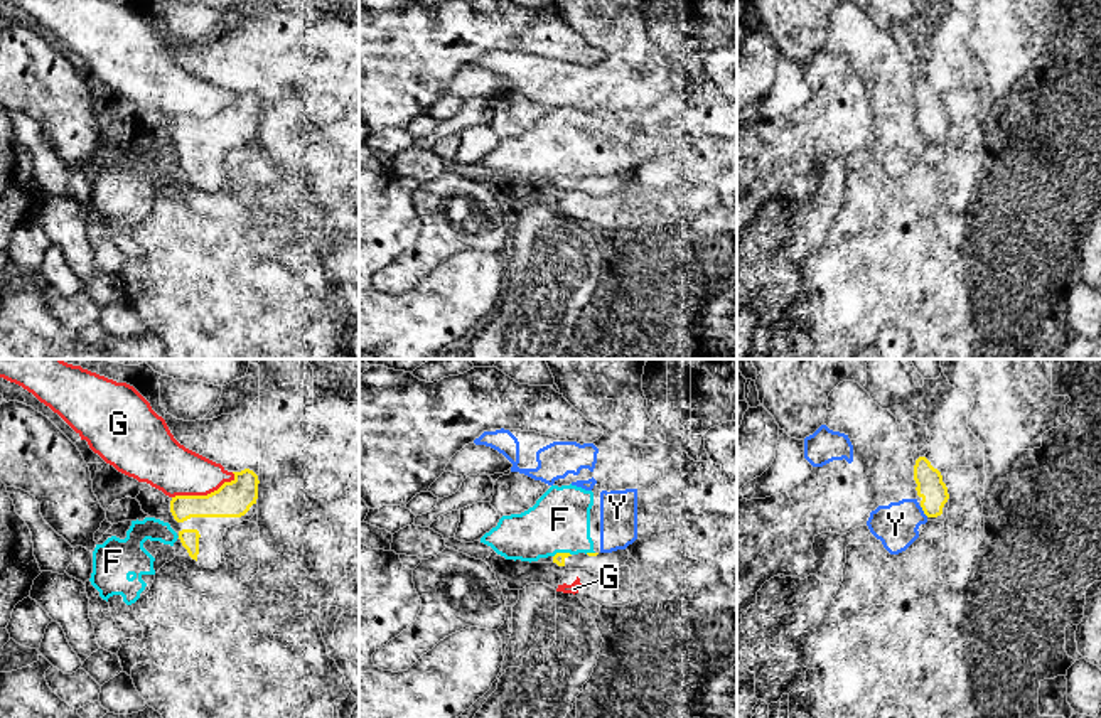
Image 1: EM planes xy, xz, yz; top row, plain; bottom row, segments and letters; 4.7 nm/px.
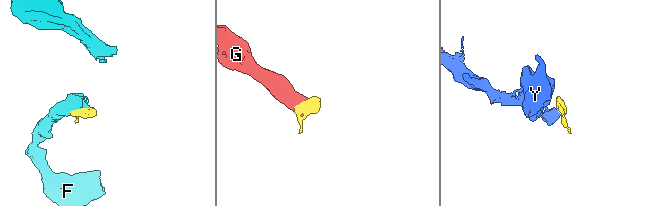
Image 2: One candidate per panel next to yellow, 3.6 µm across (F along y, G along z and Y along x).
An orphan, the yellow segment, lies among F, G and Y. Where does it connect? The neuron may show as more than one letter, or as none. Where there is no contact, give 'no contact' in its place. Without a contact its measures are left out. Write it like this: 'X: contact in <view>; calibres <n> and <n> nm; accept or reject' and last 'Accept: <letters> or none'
F: contact in xz; calibres 60 and 280 nm; reject
G: contact in xy; calibres 180 and 240 nm; reject
Y: contact in yz; calibres 130 and 200 nm; accept
Accept: Y

